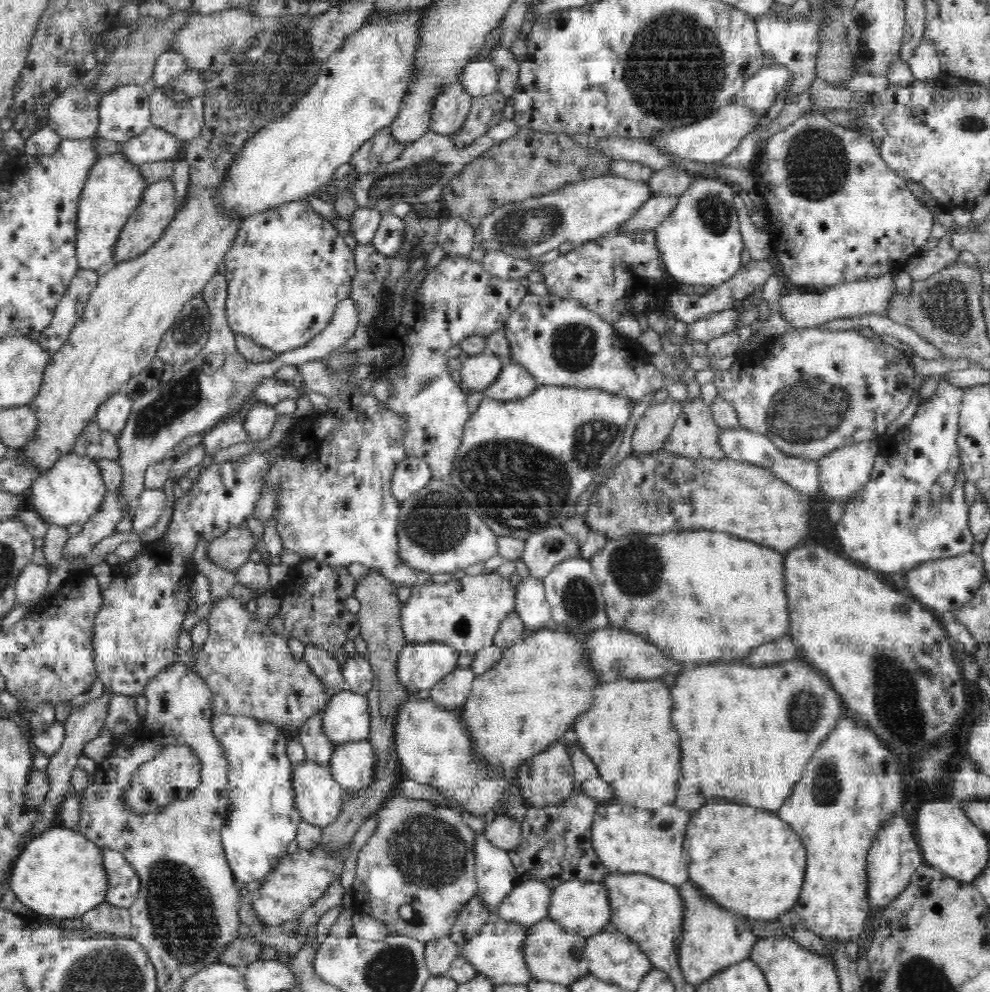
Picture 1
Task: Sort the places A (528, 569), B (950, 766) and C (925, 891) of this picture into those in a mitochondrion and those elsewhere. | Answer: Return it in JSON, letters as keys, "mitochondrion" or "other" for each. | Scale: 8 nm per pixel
{"A":"other","B":"other","C":"other"}

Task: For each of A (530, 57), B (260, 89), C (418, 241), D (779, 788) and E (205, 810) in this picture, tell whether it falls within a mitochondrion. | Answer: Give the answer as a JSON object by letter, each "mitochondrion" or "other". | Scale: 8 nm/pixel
{"A":"other","B":"mitochondrion","C":"mitochondrion","D":"other","E":"other"}

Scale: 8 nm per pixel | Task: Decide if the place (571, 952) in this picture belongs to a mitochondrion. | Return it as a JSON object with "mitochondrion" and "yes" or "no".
{"mitochondrion":"yes"}

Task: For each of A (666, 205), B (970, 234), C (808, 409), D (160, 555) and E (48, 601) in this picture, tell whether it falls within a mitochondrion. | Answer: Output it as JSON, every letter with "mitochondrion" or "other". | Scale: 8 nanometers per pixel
{"A":"other","B":"other","C":"mitochondrion","D":"other","E":"other"}

